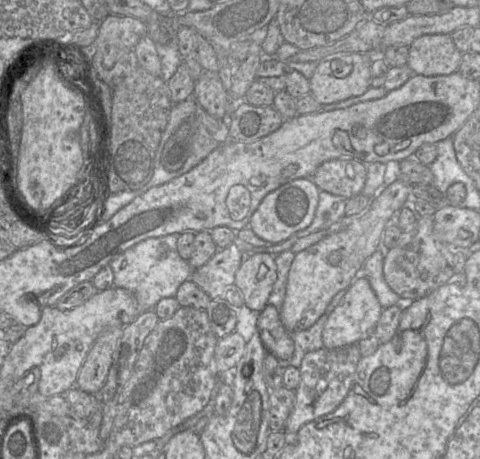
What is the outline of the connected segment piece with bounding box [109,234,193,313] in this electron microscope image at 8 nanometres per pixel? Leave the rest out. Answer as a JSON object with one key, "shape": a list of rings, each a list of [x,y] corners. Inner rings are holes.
{"shape":[[[175,234],[147,238],[109,263],[114,275],[113,286],[130,291],[136,298],[140,313],[154,310],[162,298],[175,297],[179,286],[191,277],[193,269],[180,257],[177,238]]]}

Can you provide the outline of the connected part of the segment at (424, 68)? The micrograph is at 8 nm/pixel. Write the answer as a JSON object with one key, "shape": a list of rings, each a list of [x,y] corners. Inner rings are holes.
{"shape":[[[423,35],[415,39],[409,46],[407,65],[414,74],[426,77],[450,75],[458,71],[463,53],[456,47],[451,35]]]}

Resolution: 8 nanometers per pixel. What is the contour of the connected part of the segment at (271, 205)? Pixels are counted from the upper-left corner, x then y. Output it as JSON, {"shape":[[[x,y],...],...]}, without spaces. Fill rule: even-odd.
{"shape":[[[298,178],[268,193],[252,214],[248,227],[261,239],[277,244],[307,228],[313,221],[319,202],[319,188],[311,178]]]}

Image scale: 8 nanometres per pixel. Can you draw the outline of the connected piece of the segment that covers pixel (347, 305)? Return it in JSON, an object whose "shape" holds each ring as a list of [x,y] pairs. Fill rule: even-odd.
{"shape":[[[366,277],[355,280],[329,316],[323,330],[323,348],[336,349],[353,344],[376,329],[383,308]]]}

